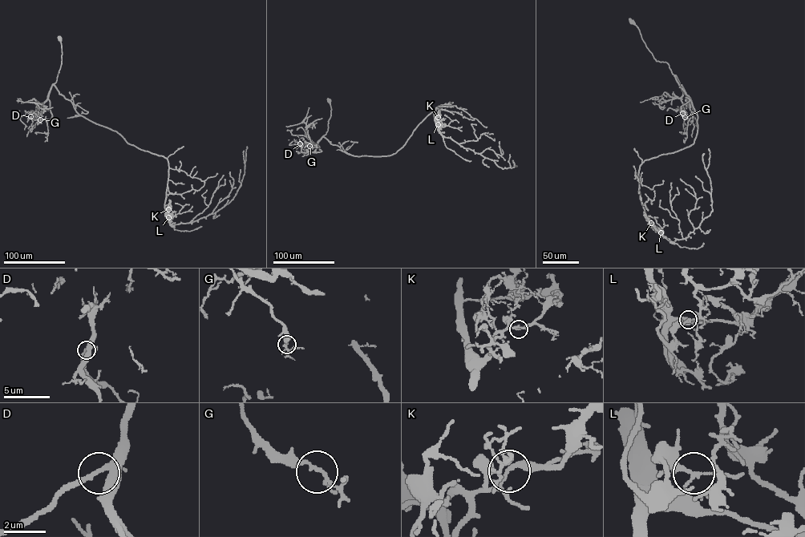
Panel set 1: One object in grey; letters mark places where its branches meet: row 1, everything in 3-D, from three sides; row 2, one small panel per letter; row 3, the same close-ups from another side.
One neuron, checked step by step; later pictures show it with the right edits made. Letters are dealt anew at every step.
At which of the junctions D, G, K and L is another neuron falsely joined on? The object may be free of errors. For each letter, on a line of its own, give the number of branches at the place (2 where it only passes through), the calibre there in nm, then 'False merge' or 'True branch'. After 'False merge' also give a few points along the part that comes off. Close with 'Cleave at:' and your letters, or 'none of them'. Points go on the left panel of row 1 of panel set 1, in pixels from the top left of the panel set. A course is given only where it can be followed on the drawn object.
D: Branches: 3. Thickness 240 nm. True branch
G: Branches: 3. Thickness 120 nm. True branch
K: Branches: 3. Thickness 180 nm. True branch
L: Branches: 3. Thickness 140 nm. False merge. Course of the part to remove: (168, 217), (166, 218), (166, 212), (171, 206), (169, 201)
Cleave at: L

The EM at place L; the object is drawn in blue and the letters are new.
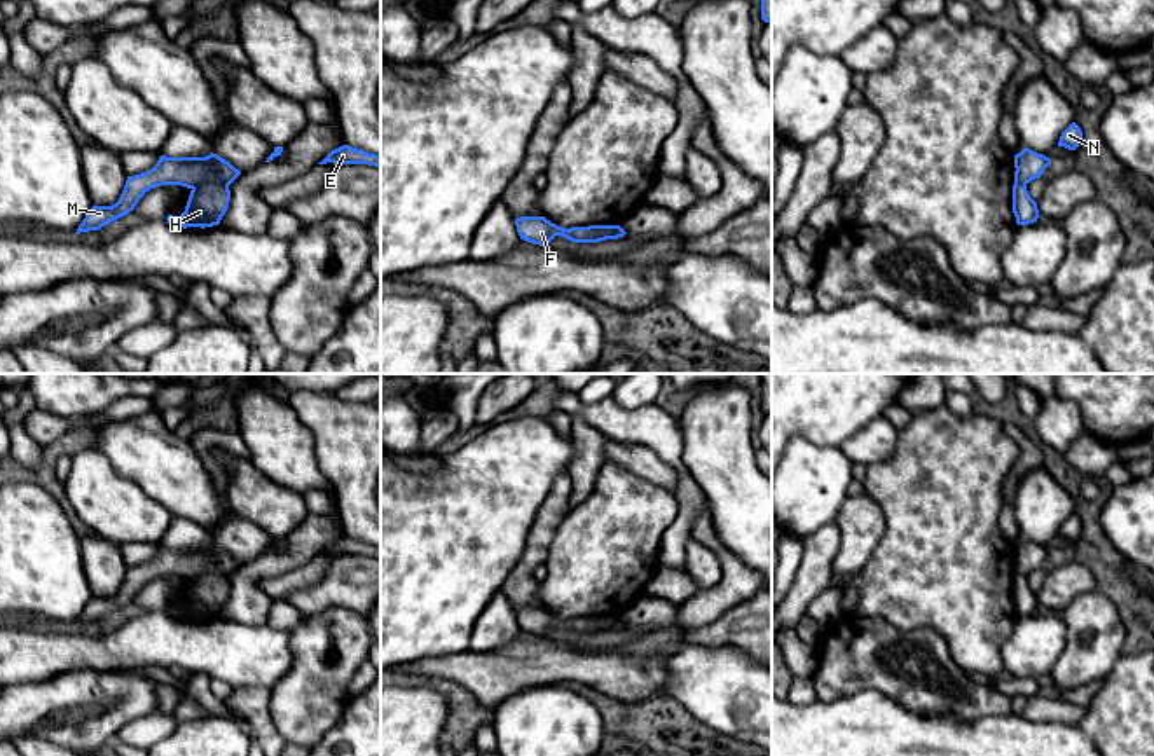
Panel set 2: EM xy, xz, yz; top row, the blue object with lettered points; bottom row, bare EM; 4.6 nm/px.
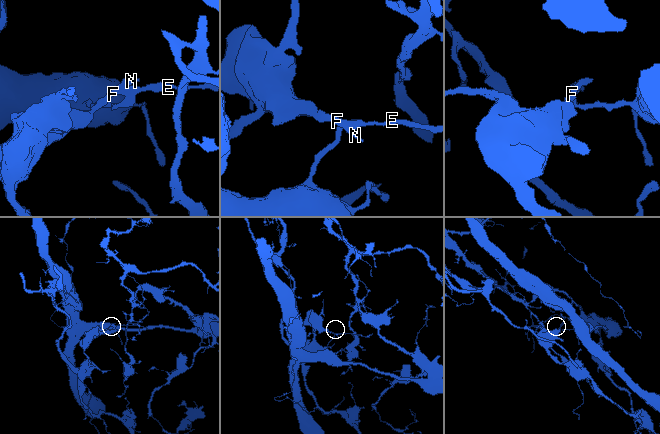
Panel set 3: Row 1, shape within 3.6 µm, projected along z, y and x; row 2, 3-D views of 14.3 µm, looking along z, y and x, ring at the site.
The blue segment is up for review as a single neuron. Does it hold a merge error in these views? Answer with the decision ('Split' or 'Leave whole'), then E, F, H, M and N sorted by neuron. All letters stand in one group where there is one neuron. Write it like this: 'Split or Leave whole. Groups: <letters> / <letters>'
Split. Groups: E F M N / H

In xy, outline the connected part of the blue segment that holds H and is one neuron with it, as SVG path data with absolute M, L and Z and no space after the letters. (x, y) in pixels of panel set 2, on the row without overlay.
M206 573L190 581L185 602L180 608L168 606L168 615L176 618L213 618L225 606L230 592L229 576Z

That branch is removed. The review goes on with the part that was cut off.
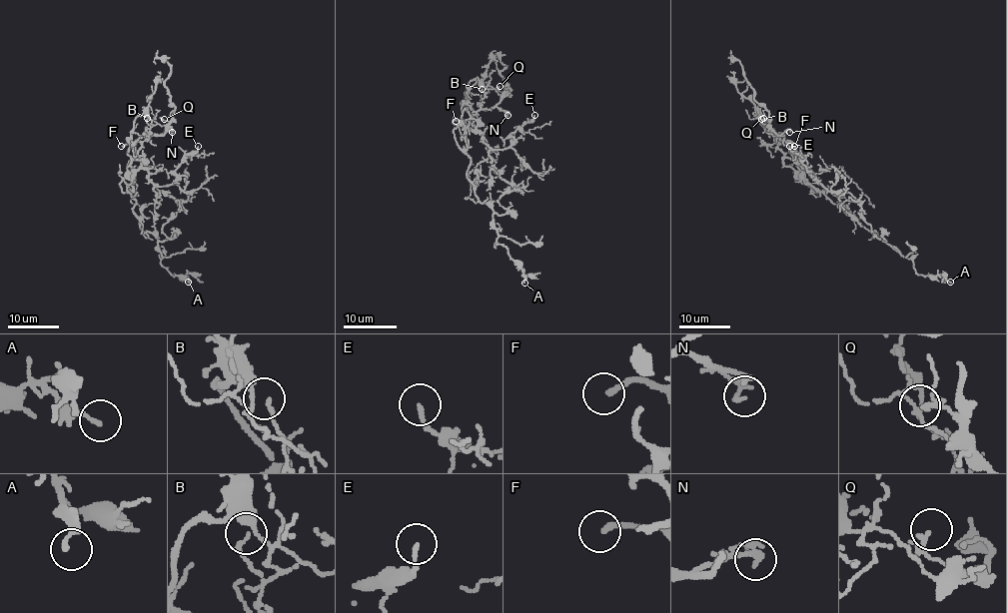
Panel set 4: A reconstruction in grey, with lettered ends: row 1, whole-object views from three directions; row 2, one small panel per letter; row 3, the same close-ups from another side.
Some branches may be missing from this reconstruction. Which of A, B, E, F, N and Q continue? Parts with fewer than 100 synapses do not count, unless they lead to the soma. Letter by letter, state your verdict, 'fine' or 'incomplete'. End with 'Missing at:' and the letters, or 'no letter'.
A: fine
B: fine
E: fine
F: incomplete
N: fine
Q: fine
Missing at: F

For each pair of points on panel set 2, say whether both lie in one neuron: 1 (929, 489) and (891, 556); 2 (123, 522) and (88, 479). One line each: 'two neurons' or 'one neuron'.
1: one neuron
2: one neuron

